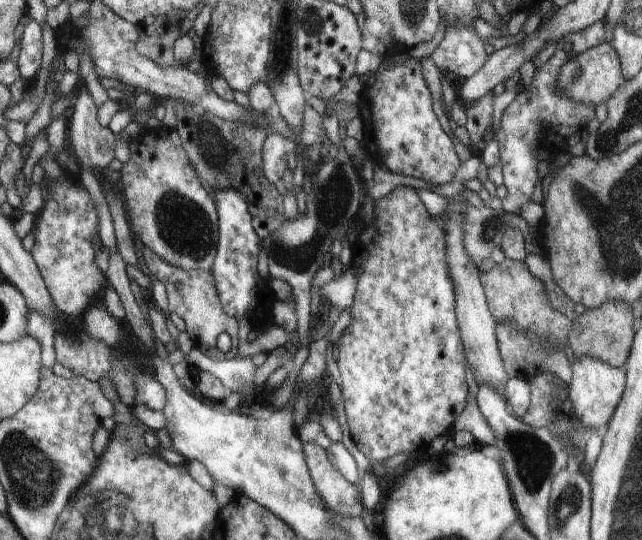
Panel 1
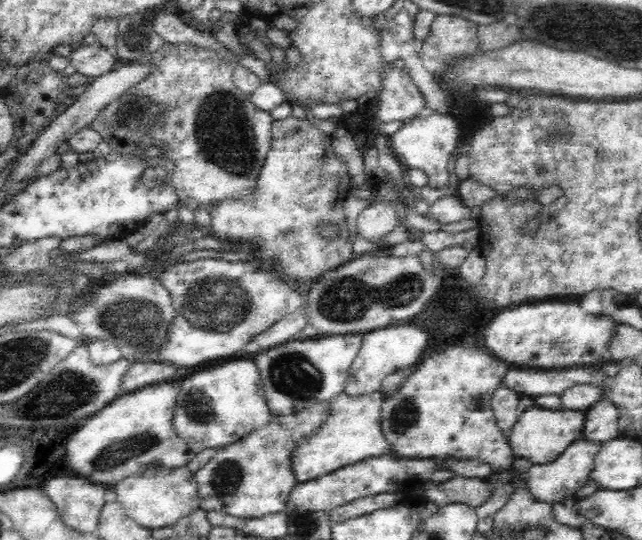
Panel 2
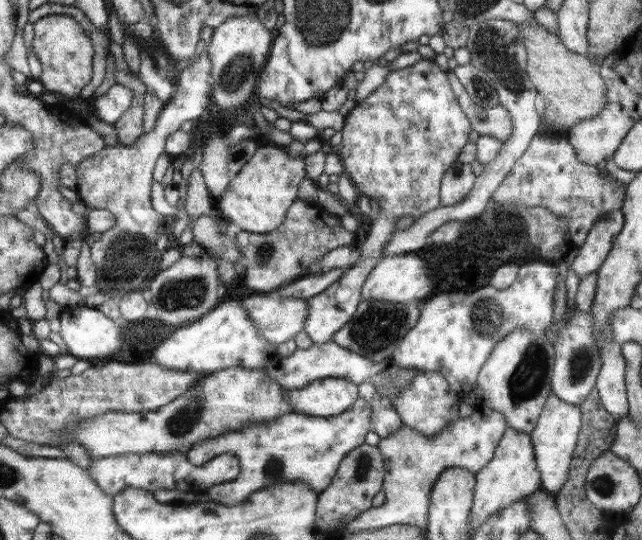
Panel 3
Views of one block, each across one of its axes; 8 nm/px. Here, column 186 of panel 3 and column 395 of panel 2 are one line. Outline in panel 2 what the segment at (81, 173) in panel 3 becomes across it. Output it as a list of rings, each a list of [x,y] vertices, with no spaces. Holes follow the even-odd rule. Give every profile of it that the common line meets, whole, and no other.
[[[390,62],[386,68],[384,88],[380,90],[380,110],[376,116],[382,122],[410,122],[412,118],[424,116],[426,112],[426,100],[422,98],[422,92],[416,88],[410,76],[404,74],[404,70],[394,68]]]

